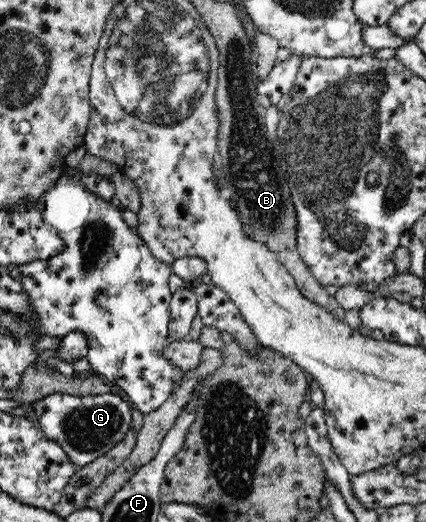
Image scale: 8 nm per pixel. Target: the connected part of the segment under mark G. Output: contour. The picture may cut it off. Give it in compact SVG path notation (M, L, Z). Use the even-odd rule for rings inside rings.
M51 393L30 404L29 412L45 438L56 442L75 467L83 467L105 456L131 428L131 407L113 393L87 396Z

